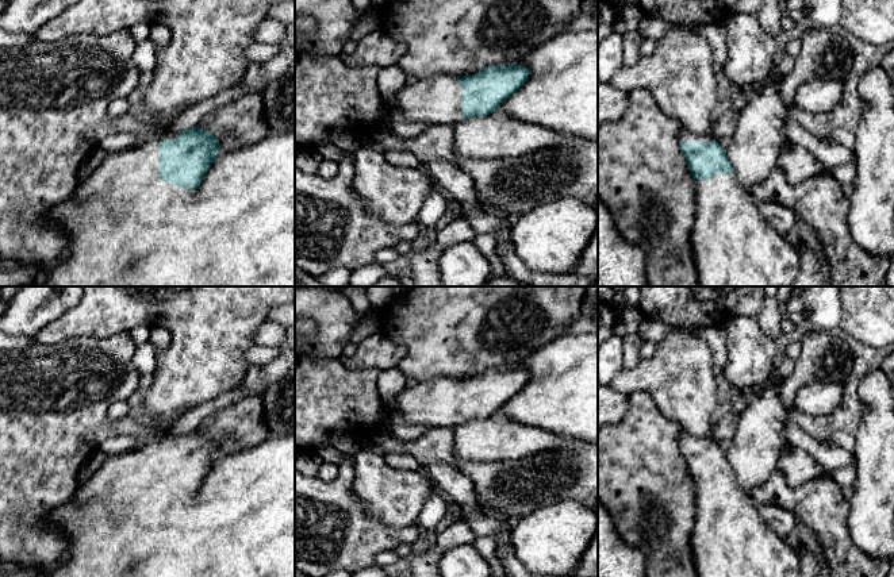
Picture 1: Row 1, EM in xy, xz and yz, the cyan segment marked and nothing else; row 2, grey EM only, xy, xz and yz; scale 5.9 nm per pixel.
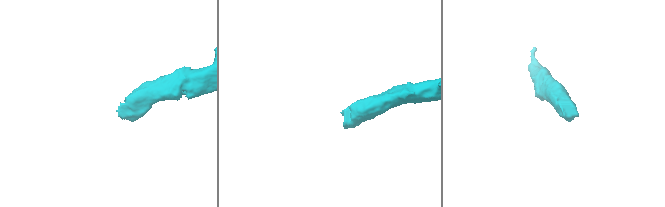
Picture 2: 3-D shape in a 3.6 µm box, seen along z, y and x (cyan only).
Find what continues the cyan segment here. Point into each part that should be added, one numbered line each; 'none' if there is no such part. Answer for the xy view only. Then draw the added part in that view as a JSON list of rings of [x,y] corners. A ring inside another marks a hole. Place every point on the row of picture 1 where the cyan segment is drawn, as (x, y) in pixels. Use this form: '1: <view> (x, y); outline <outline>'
1: xy (126, 227); outline [[[165,131],[131,149],[107,154],[73,195],[51,209],[50,219],[69,235],[68,257],[41,286],[295,286],[295,131],[269,134],[260,143],[219,154],[195,191],[160,180],[160,142],[177,136]]]

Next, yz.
1: yz (733, 245); outline [[[734,170],[714,174],[711,180],[695,180],[697,212],[691,230],[691,247],[699,286],[794,286],[801,270],[799,249],[793,247],[761,215],[744,189]]]

